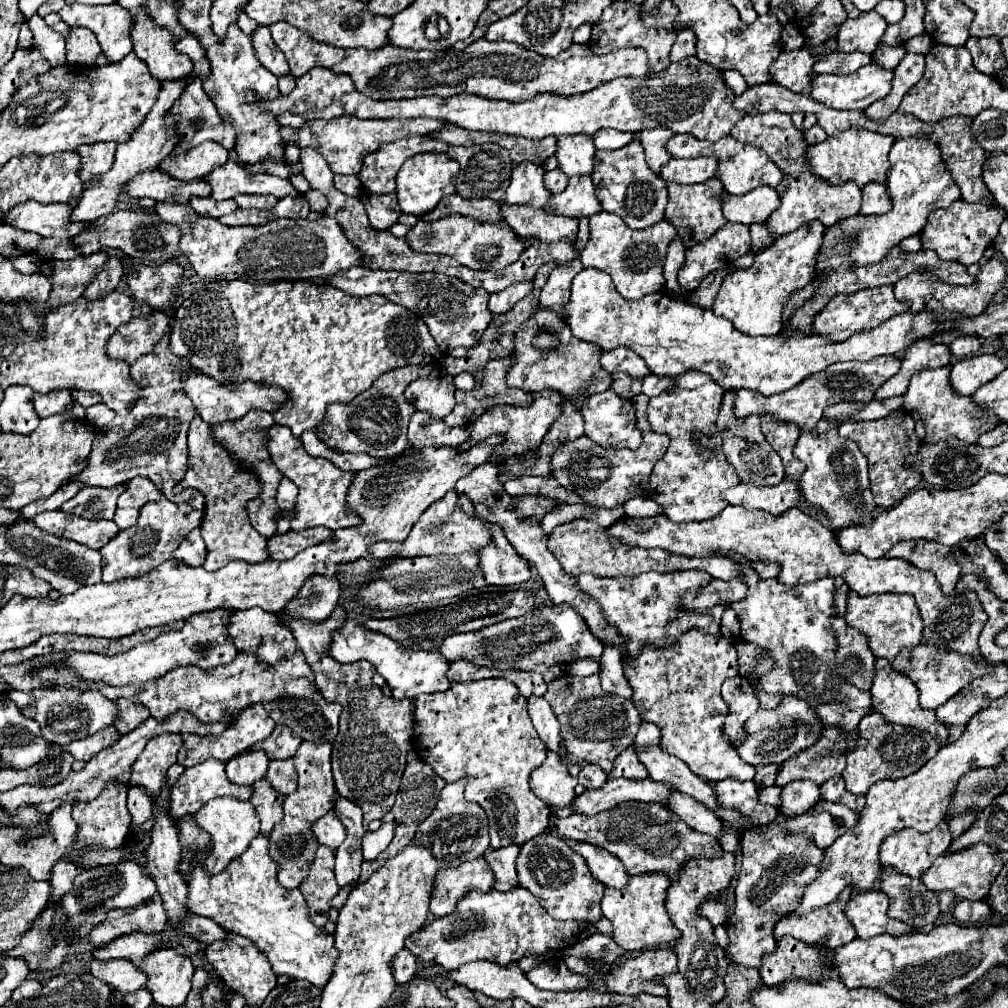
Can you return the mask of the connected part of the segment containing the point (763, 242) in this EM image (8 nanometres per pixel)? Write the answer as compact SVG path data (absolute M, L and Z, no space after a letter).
M760 222L758 226L750 226L750 236L752 236L752 250L754 252L760 252L762 248L766 248L774 242L772 236L768 234L768 224L766 222Z

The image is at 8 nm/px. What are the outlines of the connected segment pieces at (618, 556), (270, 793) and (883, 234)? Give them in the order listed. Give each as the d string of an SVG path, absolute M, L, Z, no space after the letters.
M572 520L566 524L560 524L552 530L548 536L548 546L554 558L558 558L560 566L574 578L578 578L584 572L596 574L596 576L610 576L610 578L630 578L638 576L642 572L674 572L674 570L706 570L710 576L720 580L730 580L734 574L738 574L738 566L734 566L734 560L726 556L712 556L712 558L682 558L678 554L666 554L666 550L638 550L632 546L626 546L614 538L608 538L604 528L598 524L586 522L586 520Z
M262 778L254 784L254 794L250 796L250 804L256 808L260 818L260 834L268 836L270 830L282 820L282 796L270 788L268 780Z
M924 138L896 140L888 158L890 170L886 178L886 188L892 200L892 210L880 216L856 214L836 222L836 226L848 234L850 256L856 268L882 262L892 246L898 246L904 238L922 232L930 212L946 208L960 198L960 188L954 184L950 172L946 170L940 158L940 148L934 142L928 142Z

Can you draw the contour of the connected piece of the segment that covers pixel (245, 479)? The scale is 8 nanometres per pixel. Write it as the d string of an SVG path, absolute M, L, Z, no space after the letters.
M196 416L190 422L188 430L188 472L182 480L182 488L198 488L206 498L204 518L200 524L202 538L206 542L206 562L202 564L206 570L218 570L226 566L232 560L246 560L246 562L262 562L268 558L266 540L262 534L258 534L246 512L246 502L256 498L260 492L260 482L254 474L240 470L238 464L232 462L228 450L224 446L216 444L210 436L210 426L202 422L200 416Z

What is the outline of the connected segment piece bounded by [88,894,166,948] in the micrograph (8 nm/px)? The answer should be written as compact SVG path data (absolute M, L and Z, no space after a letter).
M156 894L150 902L130 908L130 910L110 910L104 922L94 926L88 934L88 942L92 948L106 946L114 938L140 930L140 932L160 932L166 924L166 912L162 908L162 900Z

